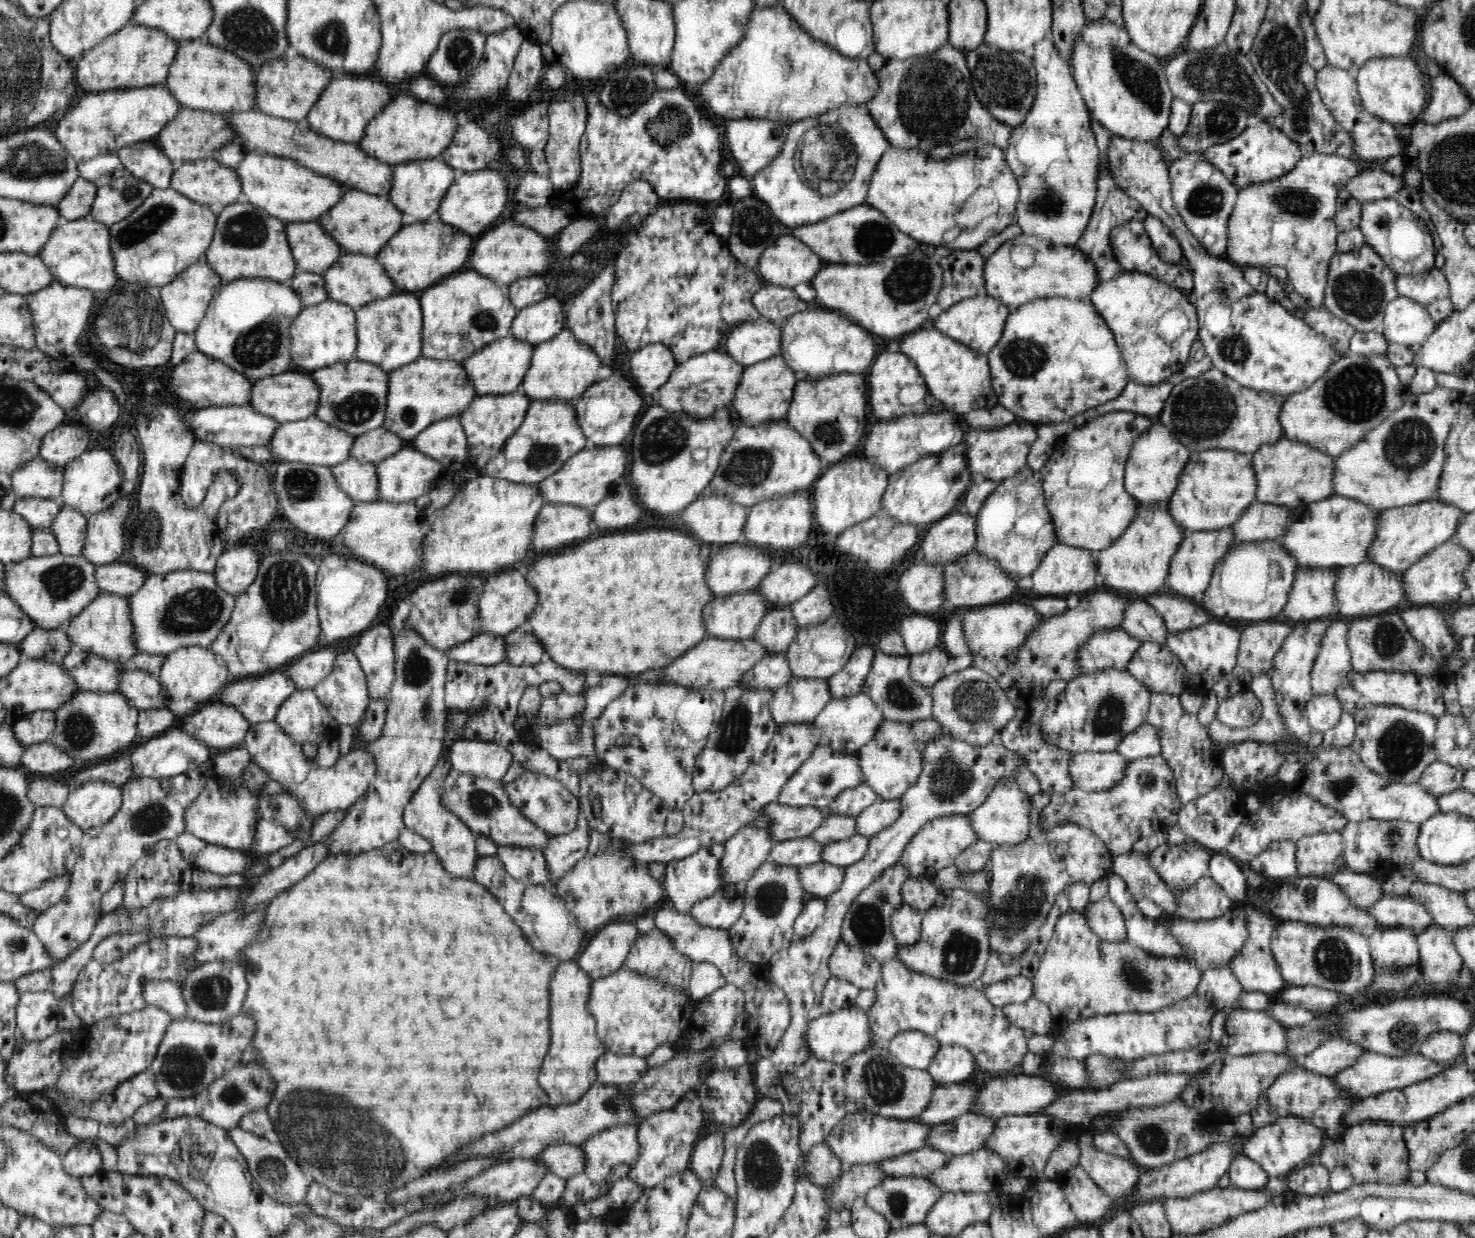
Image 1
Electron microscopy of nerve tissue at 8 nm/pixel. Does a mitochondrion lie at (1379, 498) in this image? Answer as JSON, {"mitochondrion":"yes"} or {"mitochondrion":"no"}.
{"mitochondrion":"no"}

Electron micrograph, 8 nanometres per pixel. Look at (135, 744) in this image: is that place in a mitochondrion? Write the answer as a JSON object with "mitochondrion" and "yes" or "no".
{"mitochondrion":"no"}

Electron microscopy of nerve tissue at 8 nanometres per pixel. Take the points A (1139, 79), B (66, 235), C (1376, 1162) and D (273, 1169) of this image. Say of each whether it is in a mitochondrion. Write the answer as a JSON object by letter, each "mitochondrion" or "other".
{"A":"mitochondrion","B":"other","C":"mitochondrion","D":"mitochondrion"}

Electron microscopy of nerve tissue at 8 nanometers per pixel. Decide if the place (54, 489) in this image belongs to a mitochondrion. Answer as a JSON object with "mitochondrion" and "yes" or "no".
{"mitochondrion":"no"}

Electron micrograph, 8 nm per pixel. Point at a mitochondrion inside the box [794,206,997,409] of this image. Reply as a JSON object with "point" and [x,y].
{"point":[909,281]}

